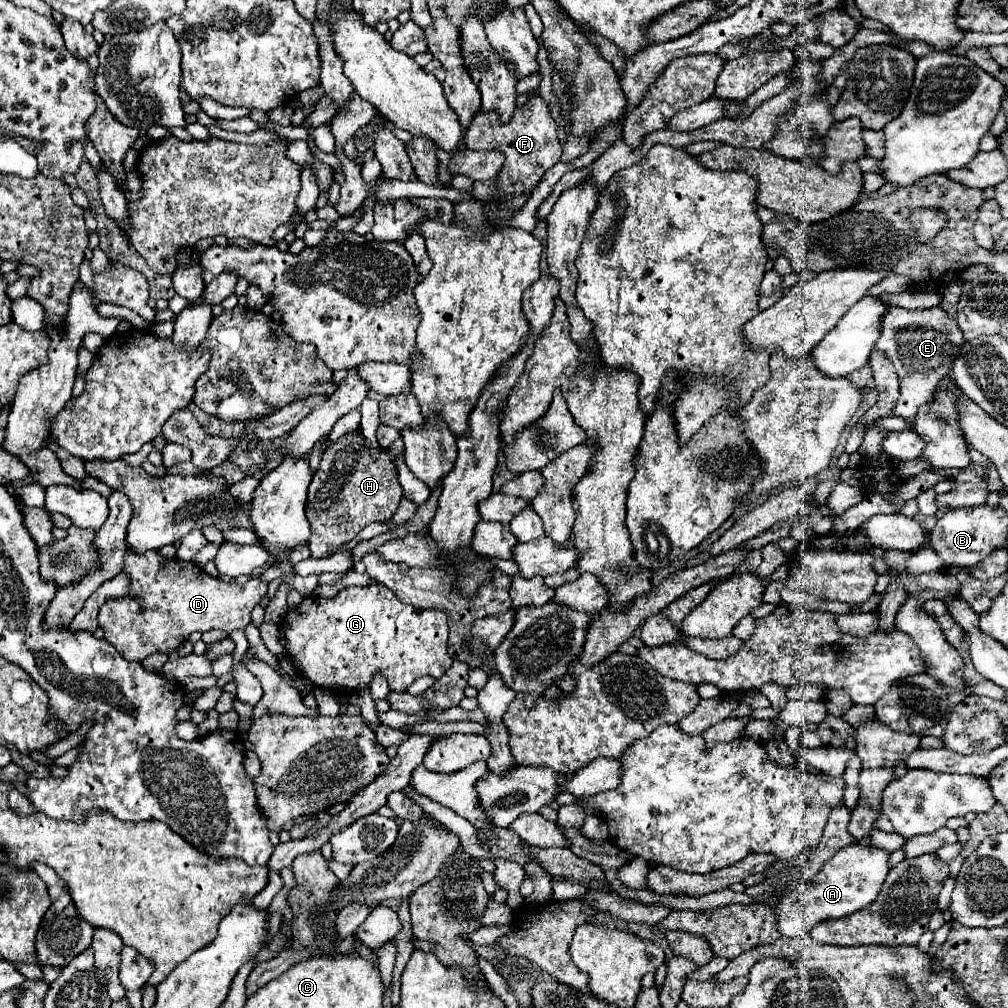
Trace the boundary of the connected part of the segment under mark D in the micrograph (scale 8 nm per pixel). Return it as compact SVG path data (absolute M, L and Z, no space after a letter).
M127 551L123 571L131 577L131 593L123 599L111 599L101 607L99 627L105 631L105 639L129 661L143 661L151 653L169 655L177 651L177 647L195 631L205 633L211 629L223 629L231 633L233 629L245 629L249 625L253 607L261 603L261 599L267 595L267 589L269 589L269 583L259 577L251 577L243 585L227 583L227 581L207 575L195 563L181 561L177 557L165 559L157 551L147 551L143 555L135 555Z

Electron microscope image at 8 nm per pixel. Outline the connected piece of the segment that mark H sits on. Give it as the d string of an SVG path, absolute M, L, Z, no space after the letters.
M353 431L339 437L321 455L319 471L309 485L309 497L305 515L311 523L309 551L311 557L325 557L355 539L355 535L369 523L387 521L399 507L403 489L397 481L397 469L389 461L385 449L381 449L381 459L375 463L369 457L365 439L361 433Z

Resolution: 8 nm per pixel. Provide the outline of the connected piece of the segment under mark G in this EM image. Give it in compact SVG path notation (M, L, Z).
M381 583L347 587L333 599L311 595L299 607L289 609L281 627L289 641L289 659L293 661L297 673L309 679L315 687L329 689L331 693L339 693L343 697L351 695L359 687L369 685L371 675L377 671L387 677L389 689L405 691L421 675L431 675L439 679L453 663L447 653L447 615L437 609L415 609L403 603L391 589Z

